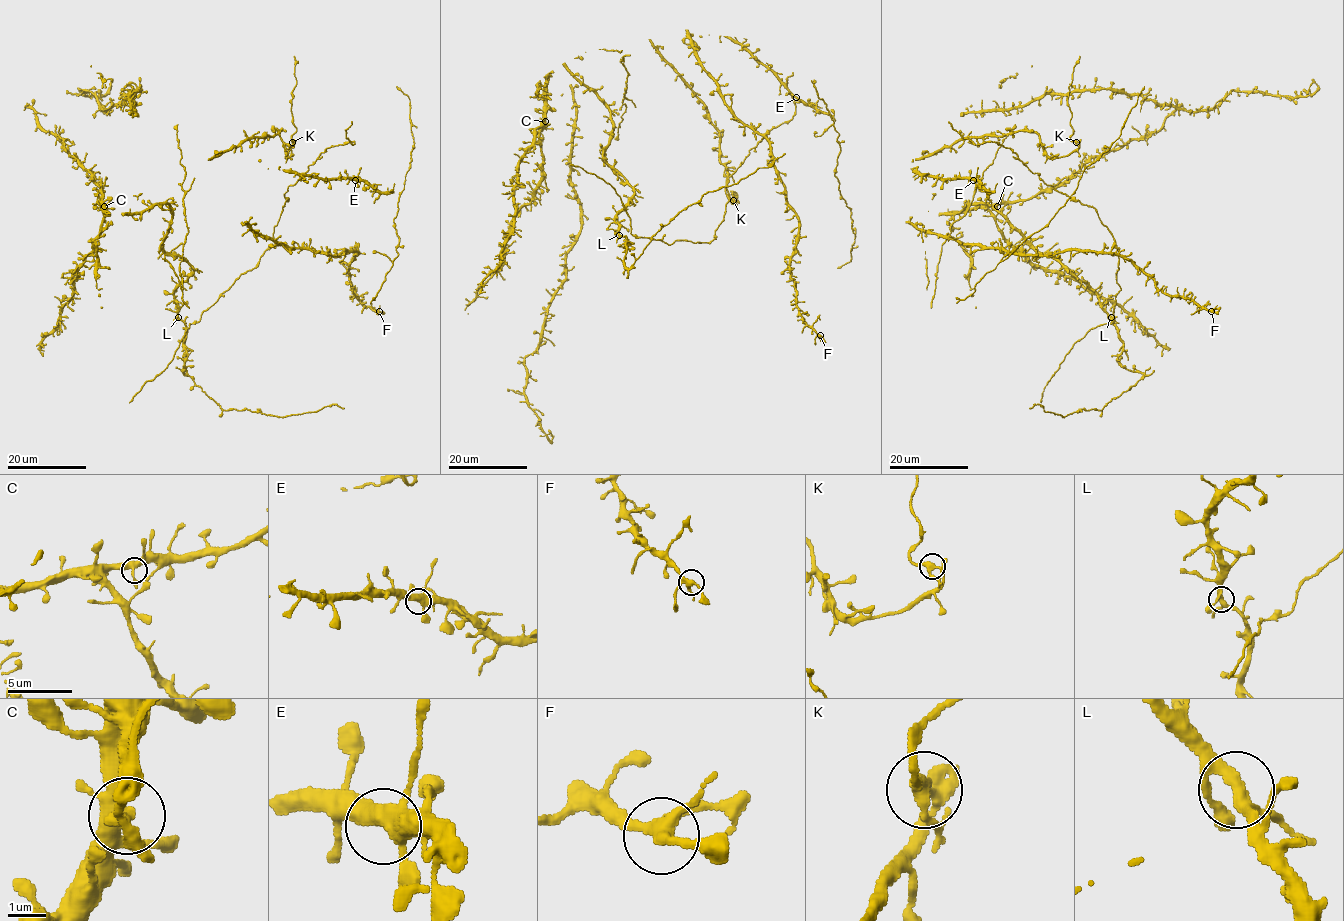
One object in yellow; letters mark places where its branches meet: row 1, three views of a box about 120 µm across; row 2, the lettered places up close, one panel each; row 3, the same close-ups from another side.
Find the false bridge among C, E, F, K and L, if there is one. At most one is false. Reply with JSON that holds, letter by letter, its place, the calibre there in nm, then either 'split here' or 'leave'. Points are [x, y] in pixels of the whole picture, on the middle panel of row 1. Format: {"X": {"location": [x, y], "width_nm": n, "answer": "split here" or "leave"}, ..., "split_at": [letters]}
{"C": {"location": [545, 121], "width_nm": 360, "answer": "leave"}, "E": {"location": [796, 97], "width_nm": 400, "answer": "leave"}, "F": {"location": [820, 335], "width_nm": 300, "answer": "leave"}, "K": {"location": [733, 200], "width_nm": 300, "answer": "split here"}, "L": {"location": [619, 235], "width_nm": 320, "answer": "leave"}, "split_at": ["K"]}

